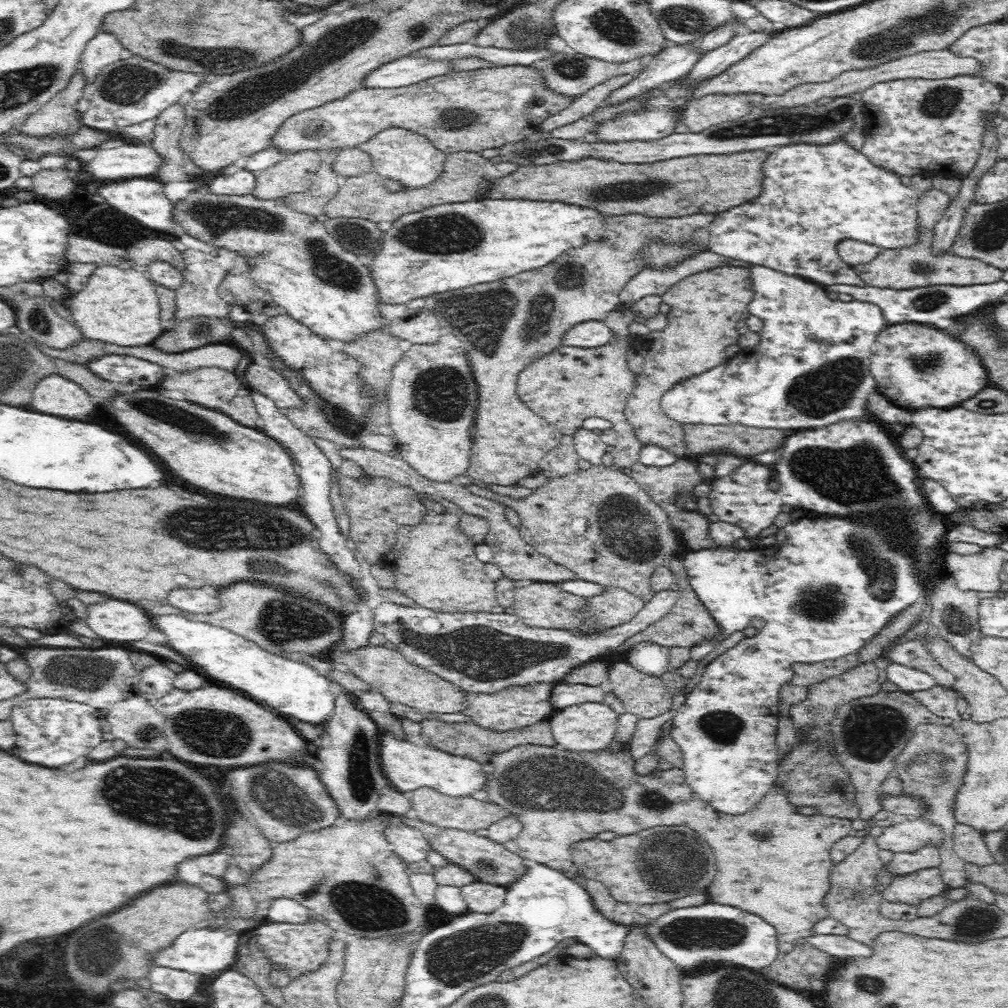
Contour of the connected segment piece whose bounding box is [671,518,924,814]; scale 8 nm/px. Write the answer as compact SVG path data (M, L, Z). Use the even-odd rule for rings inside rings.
M818 518L818 520L798 520L794 524L788 524L784 528L786 534L785 543L782 546L765 547L766 550L751 550L740 551L728 550L724 548L733 548L733 545L746 536L746 532L738 525L731 522L719 520L711 522L709 530L715 542L719 542L717 549L702 549L689 550L686 549L680 558L684 569L686 569L686 581L694 589L694 592L699 596L705 607L710 610L710 614L720 628L724 629L724 635L729 636L735 631L743 631L749 626L751 617L760 617L766 621L764 628L758 630L758 634L752 638L745 638L738 642L734 648L726 650L724 654L710 661L702 670L702 678L698 678L698 684L694 686L692 692L686 695L685 702L677 713L673 716L673 725L671 735L674 740L680 745L683 753L683 766L685 781L690 785L694 794L698 798L710 805L718 812L724 814L744 814L748 810L752 810L760 798L770 790L772 782L776 780L778 774L778 763L780 760L780 750L775 740L778 734L778 719L779 719L779 694L782 686L791 682L793 673L797 670L800 664L818 664L826 661L838 661L840 658L849 657L858 652L871 641L871 639L891 621L893 617L899 614L904 608L908 608L920 596L924 586L918 585L914 579L914 565L910 561L910 557L906 557L904 551L896 550L890 542L890 534L878 530L878 526L866 524L866 522L846 522L840 518Z

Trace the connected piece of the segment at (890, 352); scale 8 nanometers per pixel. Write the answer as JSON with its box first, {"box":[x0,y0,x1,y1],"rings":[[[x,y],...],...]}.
{"box":[869,323,986,408],"rings":[[[917,323],[889,324],[881,330],[873,344],[872,364],[869,369],[877,381],[878,394],[884,394],[890,402],[902,408],[956,407],[960,402],[986,387],[986,371],[974,351],[970,354],[970,349],[961,340],[952,338],[943,329]]]}

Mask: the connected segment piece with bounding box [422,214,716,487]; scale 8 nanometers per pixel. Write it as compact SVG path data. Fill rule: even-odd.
M640 214L632 215L617 215L610 217L605 224L607 228L605 232L605 237L601 241L591 242L590 244L582 247L581 249L572 249L570 252L566 252L566 256L562 256L558 262L562 262L562 266L544 266L540 270L534 270L534 272L526 272L526 274L518 274L518 276L512 276L512 278L506 278L504 280L498 280L498 282L488 282L488 284L467 286L466 288L461 288L458 290L438 292L436 294L428 295L428 298L424 297L424 304L422 304L422 309L430 310L434 317L436 317L439 326L442 329L450 330L450 334L458 337L460 342L462 342L467 352L467 357L470 359L471 371L474 377L474 380L477 384L478 390L478 414L476 414L476 434L473 434L473 447L471 454L471 463L467 470L467 476L473 478L476 485L490 485L492 486L508 486L516 485L519 480L522 480L524 477L531 476L537 473L539 468L539 462L542 458L549 453L555 446L560 444L560 436L562 436L562 431L551 422L548 422L546 419L541 418L536 415L536 412L530 410L529 406L526 406L526 403L523 400L520 400L520 396L516 393L516 382L520 378L520 373L528 366L541 358L544 358L546 354L552 354L556 349L565 345L565 336L568 334L570 329L573 329L576 325L581 325L585 322L590 321L605 321L608 322L608 319L611 317L614 311L622 311L625 309L622 299L619 297L619 294L622 294L622 289L625 288L626 283L630 282L632 278L638 272L641 272L644 267L649 264L649 250L654 245L666 246L666 248L681 249L688 245L691 242L691 236L695 230L704 228L710 224L710 220L714 219L713 214L693 214L686 217L680 218L648 218Z

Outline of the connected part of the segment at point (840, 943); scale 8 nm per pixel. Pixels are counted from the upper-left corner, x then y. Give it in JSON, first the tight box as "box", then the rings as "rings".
{"box":[804,934,870,958],"rings":[[[810,934],[804,938],[804,941],[835,958],[870,956],[870,947],[868,947],[868,944],[852,940],[846,935]]]}

